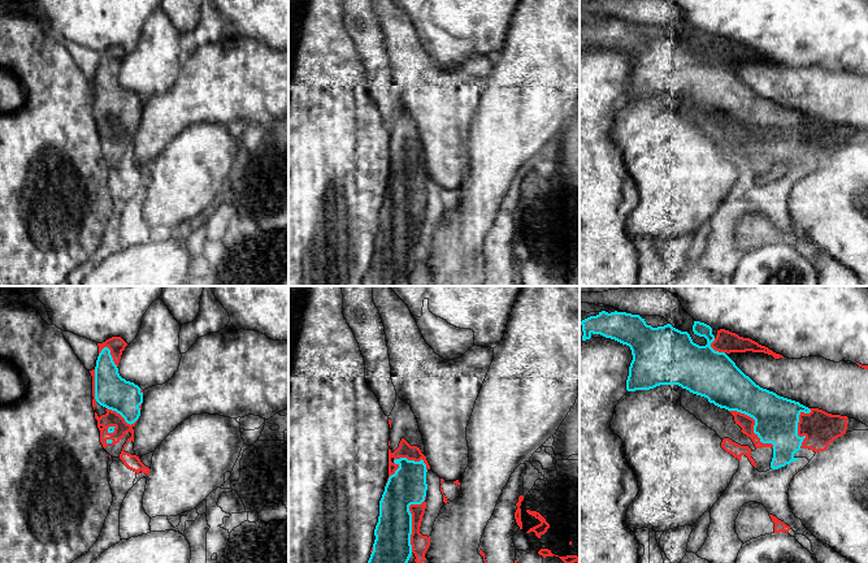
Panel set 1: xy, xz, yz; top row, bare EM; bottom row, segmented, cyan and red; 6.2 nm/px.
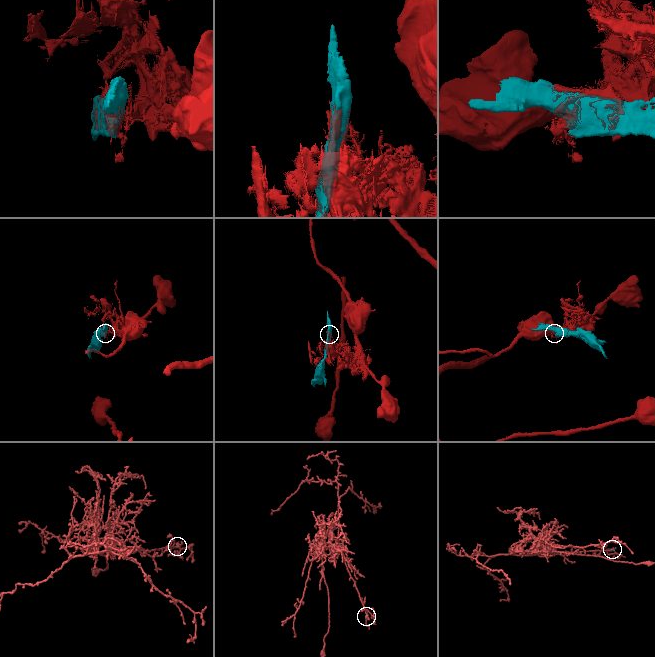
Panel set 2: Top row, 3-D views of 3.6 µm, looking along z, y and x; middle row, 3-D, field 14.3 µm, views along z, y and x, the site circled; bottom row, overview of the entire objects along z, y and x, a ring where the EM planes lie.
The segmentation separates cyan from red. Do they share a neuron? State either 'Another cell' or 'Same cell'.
Another cell

